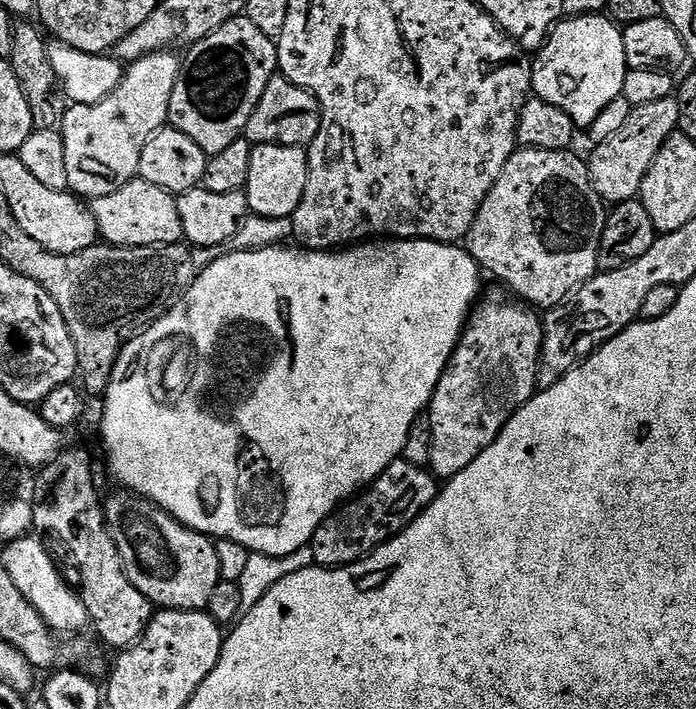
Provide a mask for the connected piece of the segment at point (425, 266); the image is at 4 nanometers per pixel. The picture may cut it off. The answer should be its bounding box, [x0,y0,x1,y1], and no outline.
[100,240,482,556]

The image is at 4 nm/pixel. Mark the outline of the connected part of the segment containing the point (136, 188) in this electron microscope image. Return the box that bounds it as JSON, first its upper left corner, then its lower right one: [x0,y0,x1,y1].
[90,179,184,248]

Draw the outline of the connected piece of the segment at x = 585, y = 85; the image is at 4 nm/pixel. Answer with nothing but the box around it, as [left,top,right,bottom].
[532,14,628,130]

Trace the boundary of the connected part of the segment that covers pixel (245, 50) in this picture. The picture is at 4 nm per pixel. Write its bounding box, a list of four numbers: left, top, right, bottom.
[168,14,280,156]

